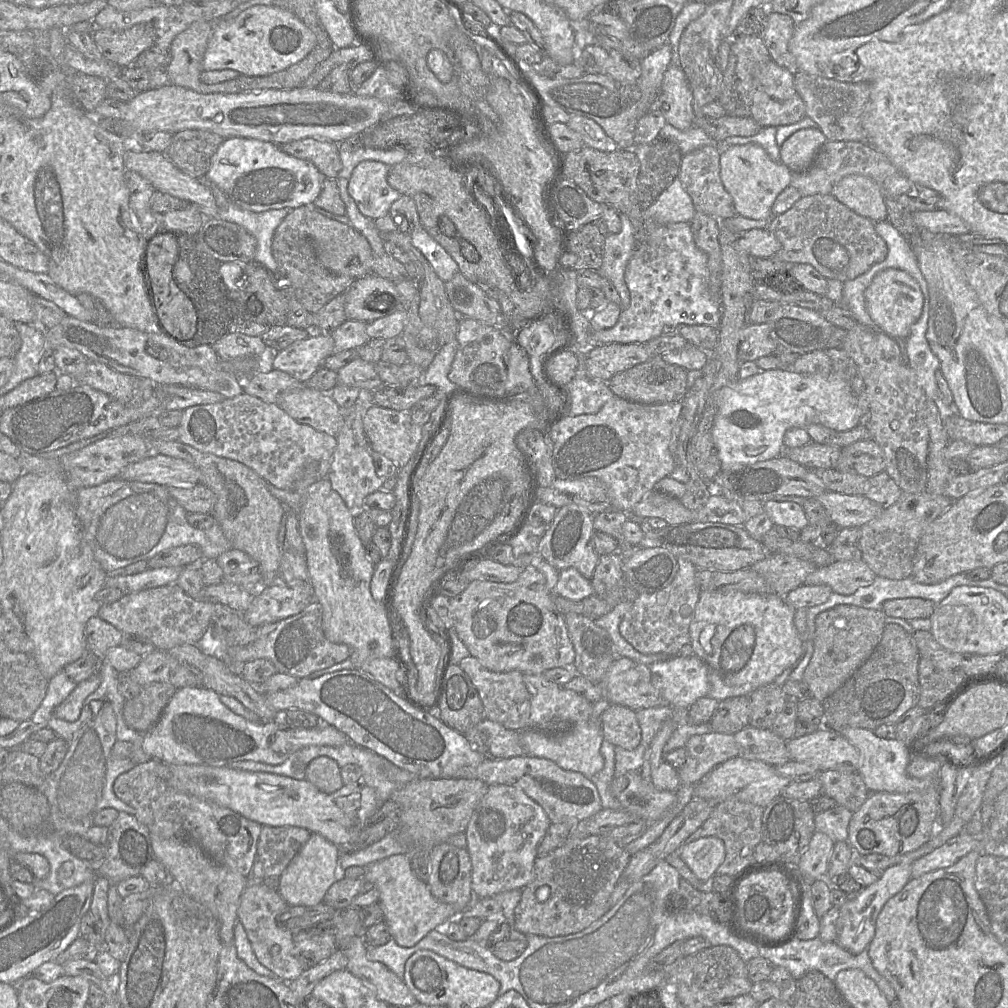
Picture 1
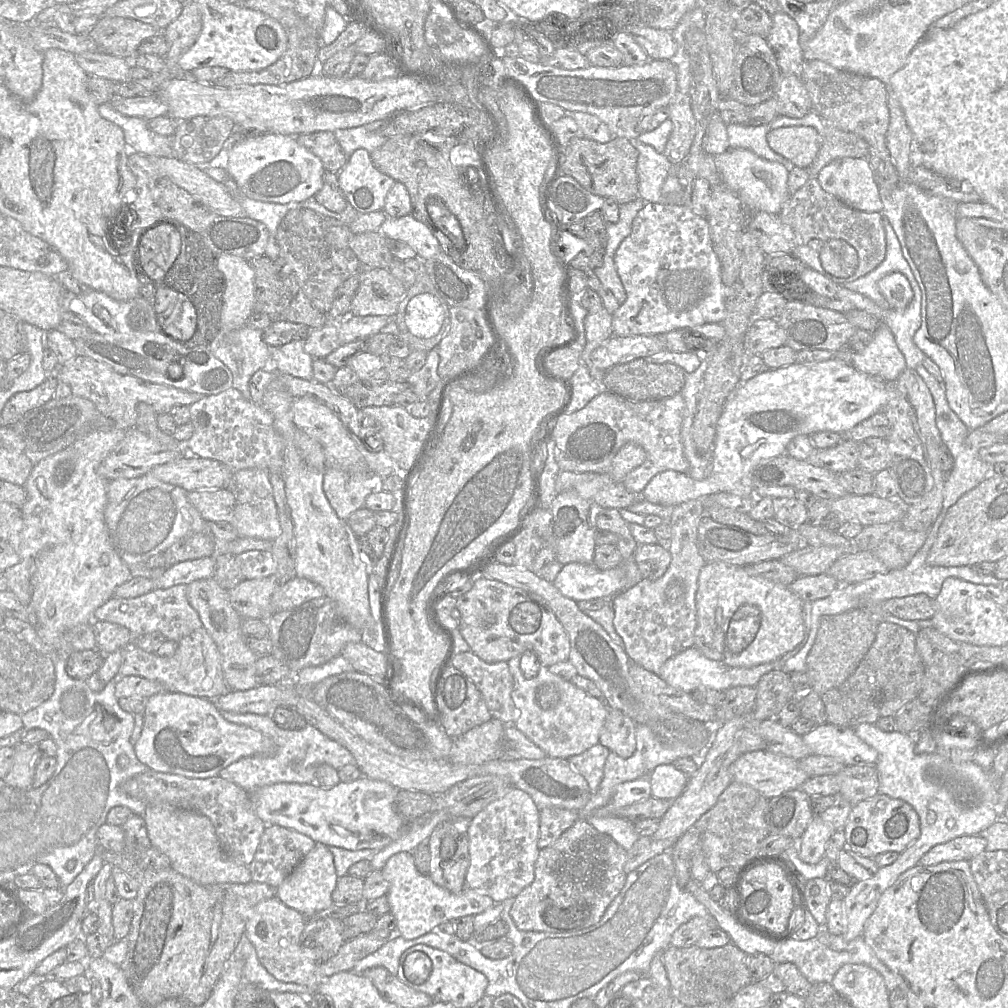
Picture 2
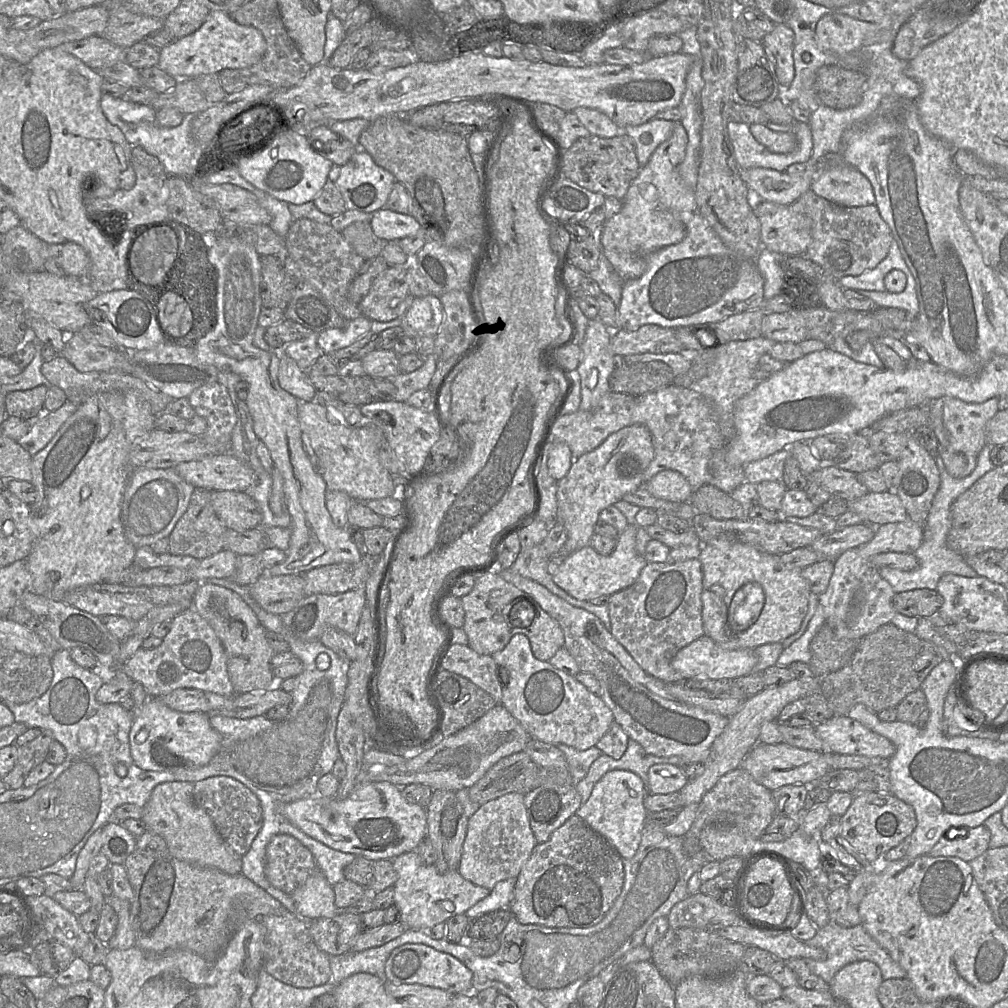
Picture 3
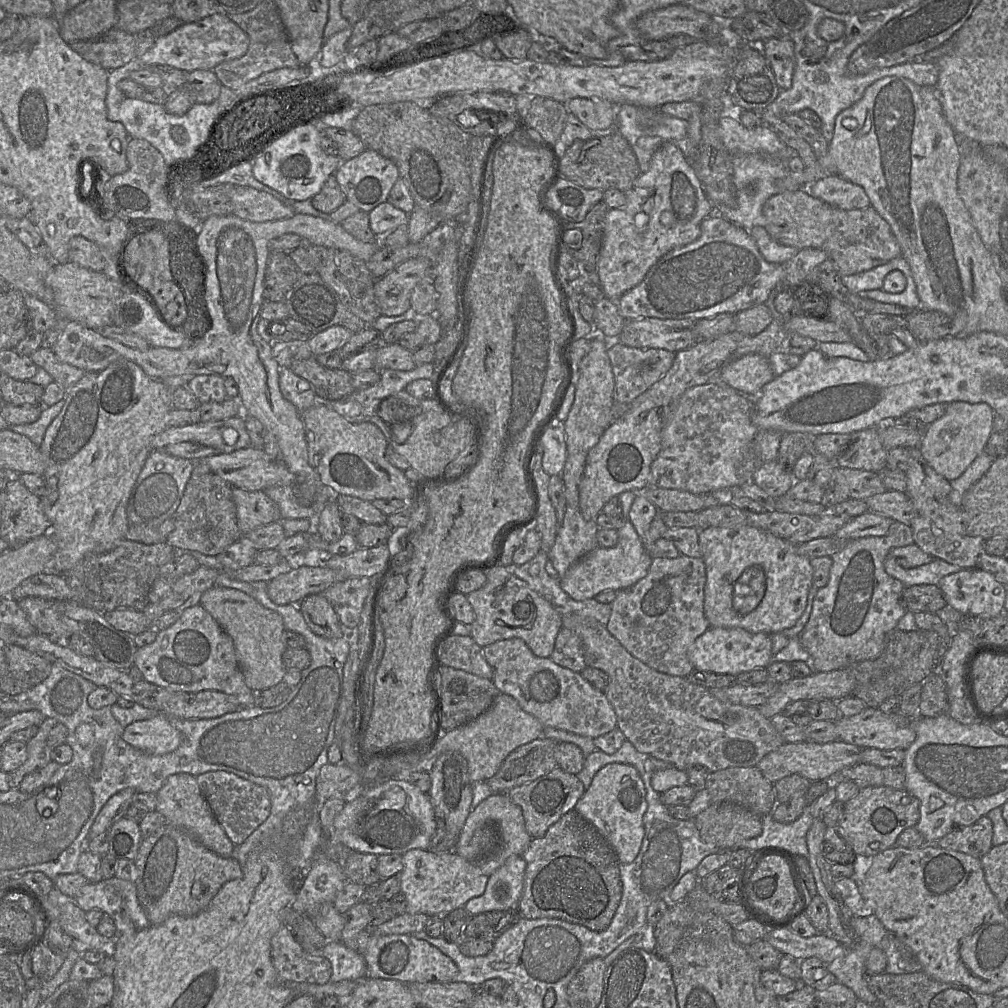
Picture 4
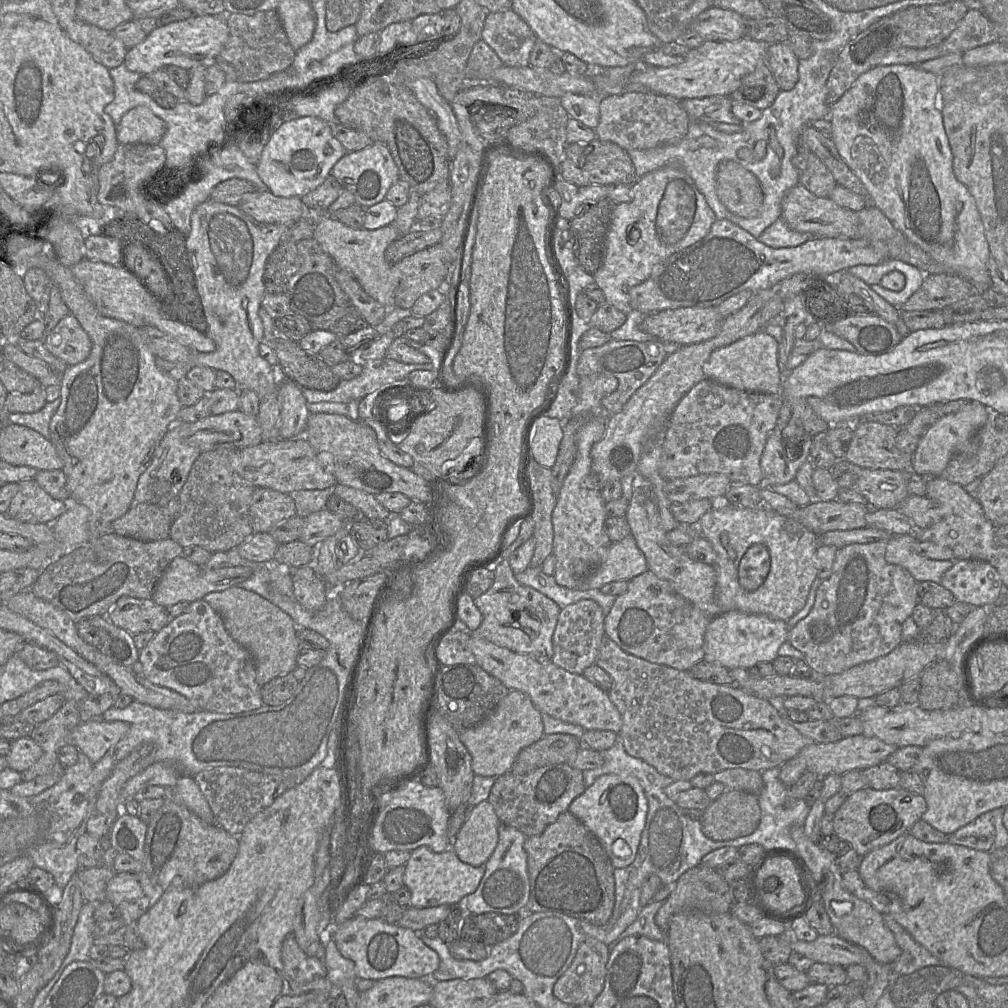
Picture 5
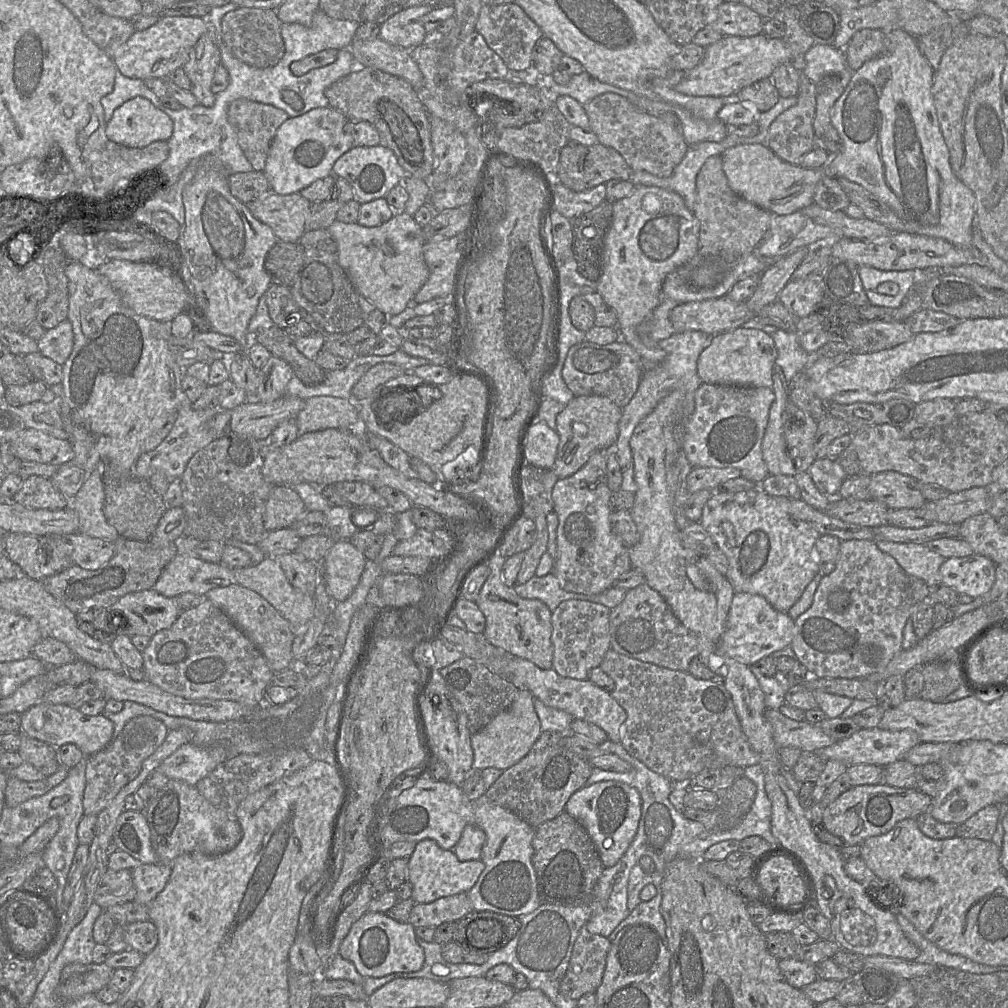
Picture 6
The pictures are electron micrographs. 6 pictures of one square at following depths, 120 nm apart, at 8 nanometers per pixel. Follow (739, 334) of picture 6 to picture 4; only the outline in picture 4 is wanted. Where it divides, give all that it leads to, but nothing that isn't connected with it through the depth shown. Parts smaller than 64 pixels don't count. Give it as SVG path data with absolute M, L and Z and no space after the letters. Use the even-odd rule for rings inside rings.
M748 354L726 362L720 369L718 378L737 392L748 397L756 397L775 375L767 357Z

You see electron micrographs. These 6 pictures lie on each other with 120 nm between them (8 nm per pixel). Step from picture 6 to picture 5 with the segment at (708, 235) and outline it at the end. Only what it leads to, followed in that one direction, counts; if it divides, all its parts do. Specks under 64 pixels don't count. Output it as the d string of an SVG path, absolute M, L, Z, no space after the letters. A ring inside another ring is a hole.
M734 161L719 163L716 193L728 211L742 218L757 216L763 203L763 191L757 177Z

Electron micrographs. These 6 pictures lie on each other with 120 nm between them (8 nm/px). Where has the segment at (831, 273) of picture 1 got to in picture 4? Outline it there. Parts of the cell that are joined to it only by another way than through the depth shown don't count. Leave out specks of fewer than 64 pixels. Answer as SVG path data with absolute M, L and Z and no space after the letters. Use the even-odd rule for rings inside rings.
M831 206L827 208L827 238L820 249L828 255L834 271L840 276L865 272L902 256L901 247L889 224L872 206L857 210L841 210Z

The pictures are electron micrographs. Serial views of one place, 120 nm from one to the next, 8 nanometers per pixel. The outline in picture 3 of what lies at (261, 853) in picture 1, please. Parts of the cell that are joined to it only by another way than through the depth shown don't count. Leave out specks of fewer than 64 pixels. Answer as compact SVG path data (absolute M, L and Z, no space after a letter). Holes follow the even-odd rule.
M277 834L266 847L265 875L275 888L291 894L316 870L310 850L288 834Z

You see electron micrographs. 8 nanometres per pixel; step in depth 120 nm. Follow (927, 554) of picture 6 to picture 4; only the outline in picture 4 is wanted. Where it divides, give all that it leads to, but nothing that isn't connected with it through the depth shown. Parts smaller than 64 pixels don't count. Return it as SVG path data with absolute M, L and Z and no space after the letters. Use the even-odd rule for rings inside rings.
M887 556L884 560L884 569L887 574L902 582L905 587L910 587L922 584L938 585L943 577L956 573L962 568L934 558L930 563L906 569L900 566L893 557Z

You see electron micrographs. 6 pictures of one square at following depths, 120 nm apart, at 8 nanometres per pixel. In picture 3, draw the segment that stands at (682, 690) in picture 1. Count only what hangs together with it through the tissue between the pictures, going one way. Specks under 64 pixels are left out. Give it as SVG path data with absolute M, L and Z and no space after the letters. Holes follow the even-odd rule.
M706 635L680 649L670 662L671 667L683 676L683 681L689 678L735 679L750 674L756 663L753 649L724 649Z

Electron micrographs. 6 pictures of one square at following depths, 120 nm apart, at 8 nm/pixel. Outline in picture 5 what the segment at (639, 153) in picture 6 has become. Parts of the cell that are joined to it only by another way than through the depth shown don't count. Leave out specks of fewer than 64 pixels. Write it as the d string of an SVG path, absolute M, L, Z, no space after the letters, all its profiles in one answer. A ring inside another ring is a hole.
M630 92L600 100L599 123L594 131L599 140L613 142L626 151L646 150L679 143L688 132L689 122L678 100L653 92Z

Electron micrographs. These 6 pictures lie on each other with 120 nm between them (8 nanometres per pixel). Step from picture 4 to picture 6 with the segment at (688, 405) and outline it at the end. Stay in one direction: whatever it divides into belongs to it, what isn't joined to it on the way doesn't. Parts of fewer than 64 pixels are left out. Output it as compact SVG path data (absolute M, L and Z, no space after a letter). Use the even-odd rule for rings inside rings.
M702 383L695 392L694 411L687 421L685 427L684 439L683 439L683 451L691 466L693 468L695 467L736 468L740 470L741 472L740 476L760 485L763 482L763 480L769 475L767 466L763 459L762 440L768 423L770 407L774 402L774 400L775 400L775 395L773 389L768 387L712 385L712 384Z

